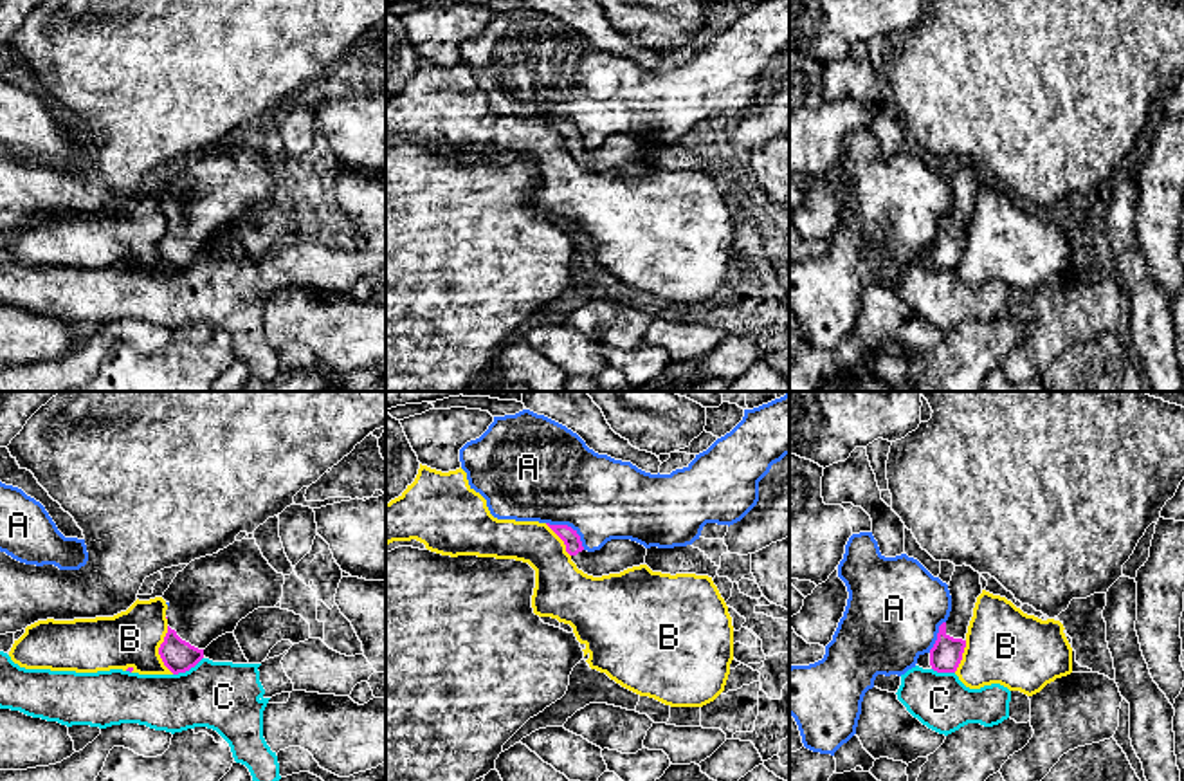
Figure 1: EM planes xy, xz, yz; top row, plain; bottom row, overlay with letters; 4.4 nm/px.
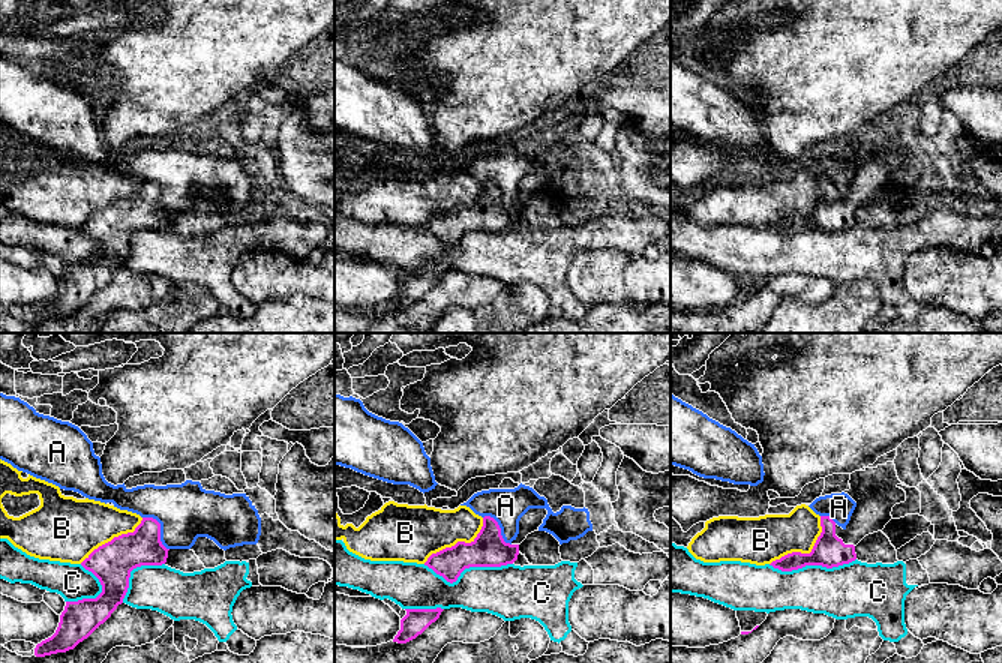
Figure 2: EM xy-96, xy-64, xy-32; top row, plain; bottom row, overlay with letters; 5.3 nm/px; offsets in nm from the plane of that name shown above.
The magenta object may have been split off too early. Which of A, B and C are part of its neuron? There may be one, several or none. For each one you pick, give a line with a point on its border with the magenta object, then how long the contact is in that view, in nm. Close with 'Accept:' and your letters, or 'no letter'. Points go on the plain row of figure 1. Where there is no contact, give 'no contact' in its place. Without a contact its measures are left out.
Accept: no letter

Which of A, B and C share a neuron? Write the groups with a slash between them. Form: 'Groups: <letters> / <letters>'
Groups: A / B / C

